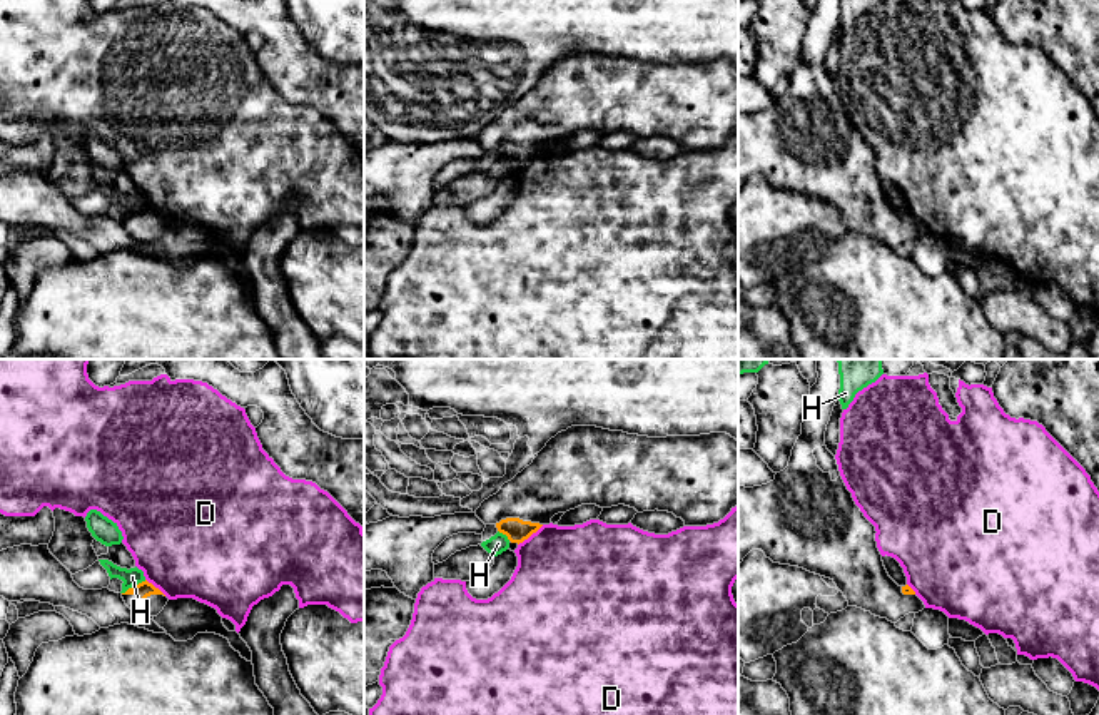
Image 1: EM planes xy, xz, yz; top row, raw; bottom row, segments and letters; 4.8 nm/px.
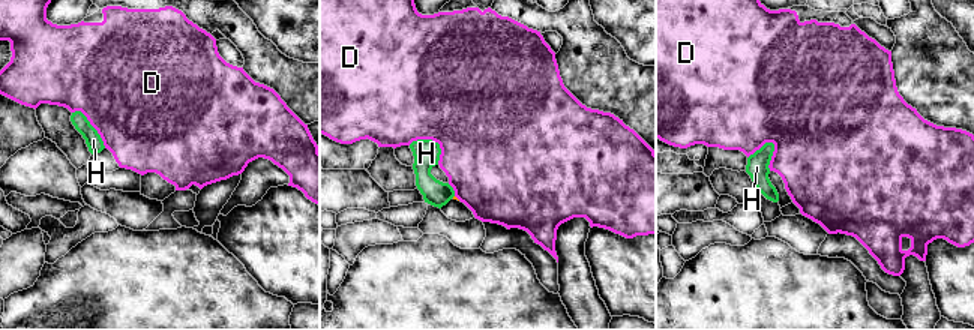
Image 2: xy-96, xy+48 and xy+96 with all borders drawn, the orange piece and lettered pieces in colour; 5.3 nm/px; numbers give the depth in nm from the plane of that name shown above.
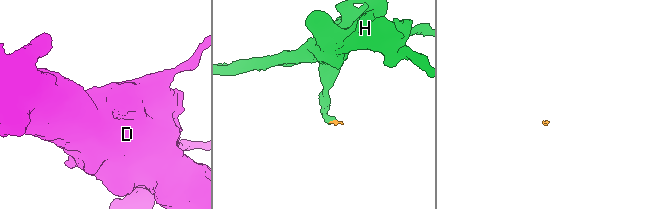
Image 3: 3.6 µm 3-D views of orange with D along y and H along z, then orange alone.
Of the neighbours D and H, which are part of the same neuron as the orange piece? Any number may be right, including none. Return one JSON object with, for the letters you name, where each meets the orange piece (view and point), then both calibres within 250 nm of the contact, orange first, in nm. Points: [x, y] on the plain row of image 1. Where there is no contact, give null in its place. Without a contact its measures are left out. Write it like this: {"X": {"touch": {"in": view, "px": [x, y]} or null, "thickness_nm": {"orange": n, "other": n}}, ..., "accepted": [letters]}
{"accepted": []}

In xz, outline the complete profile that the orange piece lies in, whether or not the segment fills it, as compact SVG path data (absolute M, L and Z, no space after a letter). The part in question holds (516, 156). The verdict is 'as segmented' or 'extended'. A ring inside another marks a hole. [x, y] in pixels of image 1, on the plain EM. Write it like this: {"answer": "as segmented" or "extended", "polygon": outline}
{"answer": "extended", "polygon": "M571 52L551 63L529 92L484 125L474 139L484 150L494 150L499 159L506 160L508 175L514 177L543 150L550 150L555 140L581 130L600 134L625 130L638 139L668 137L681 144L685 152L718 149L738 132L738 67L727 58L648 63L596 52Z"}

